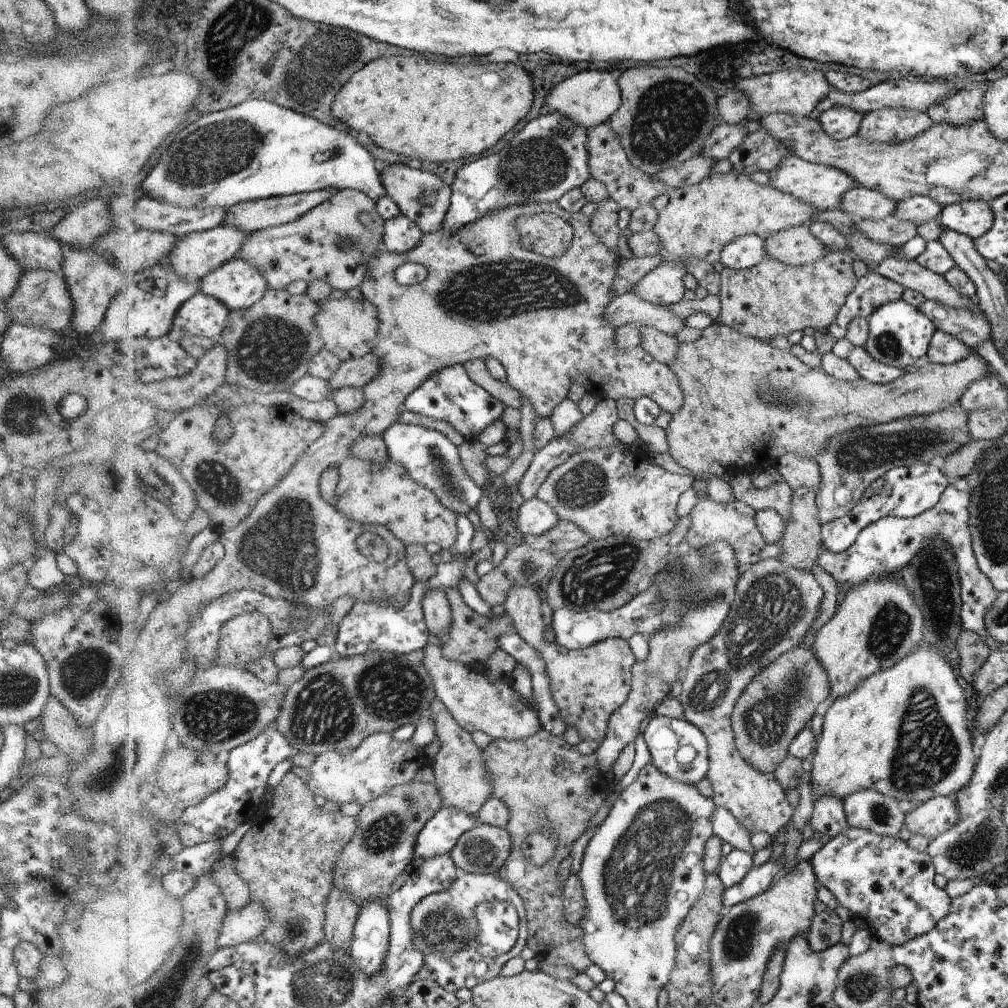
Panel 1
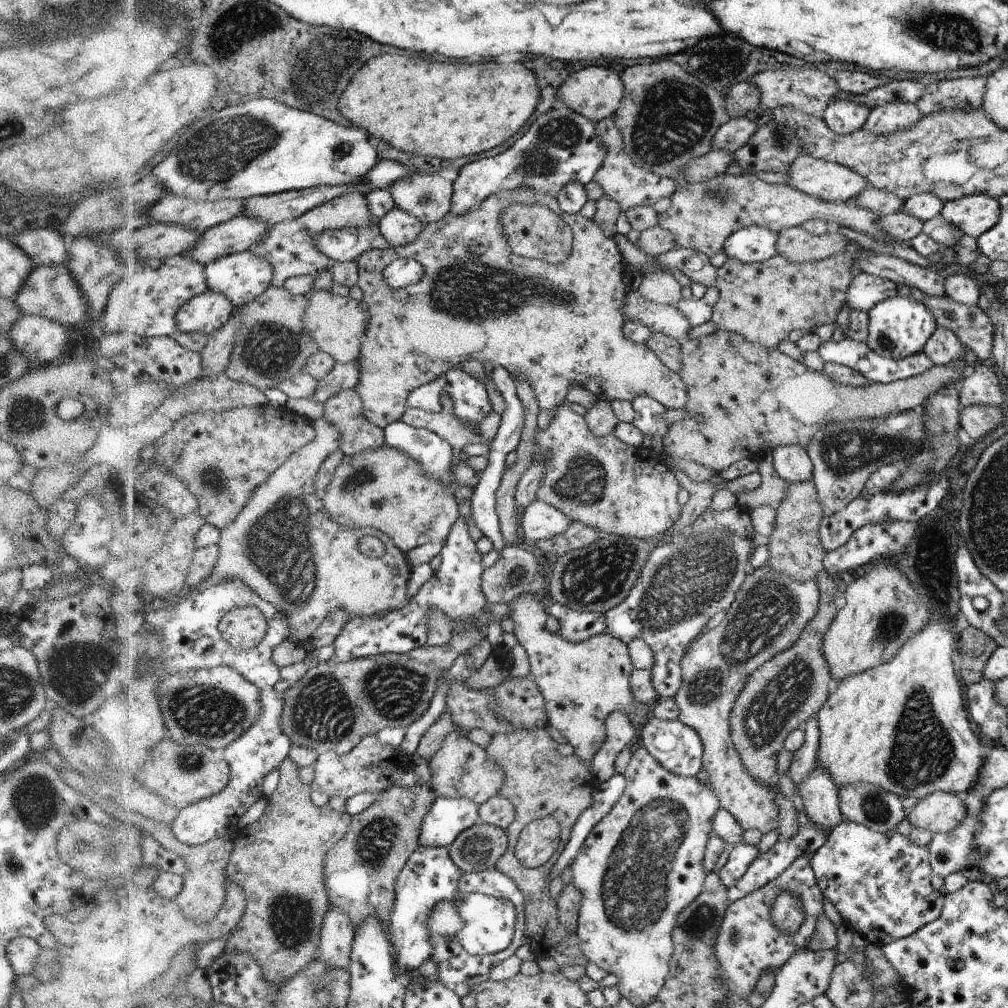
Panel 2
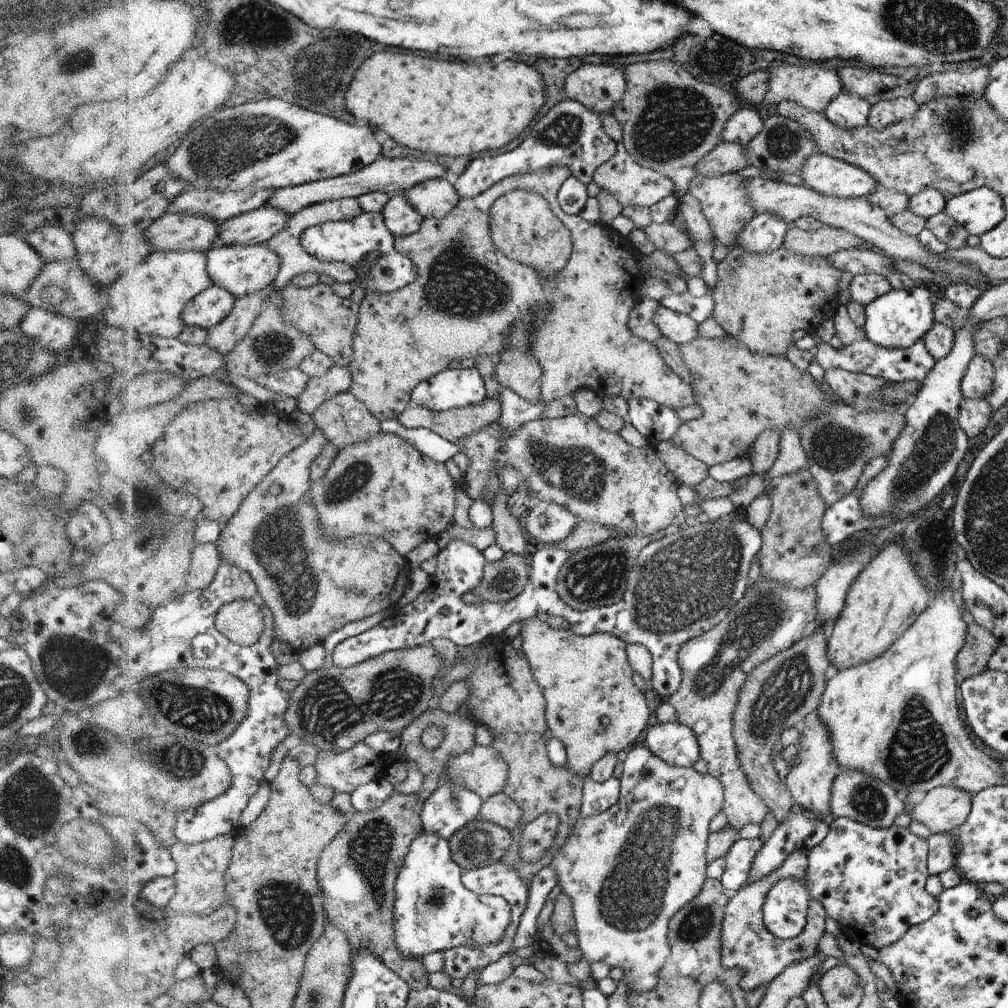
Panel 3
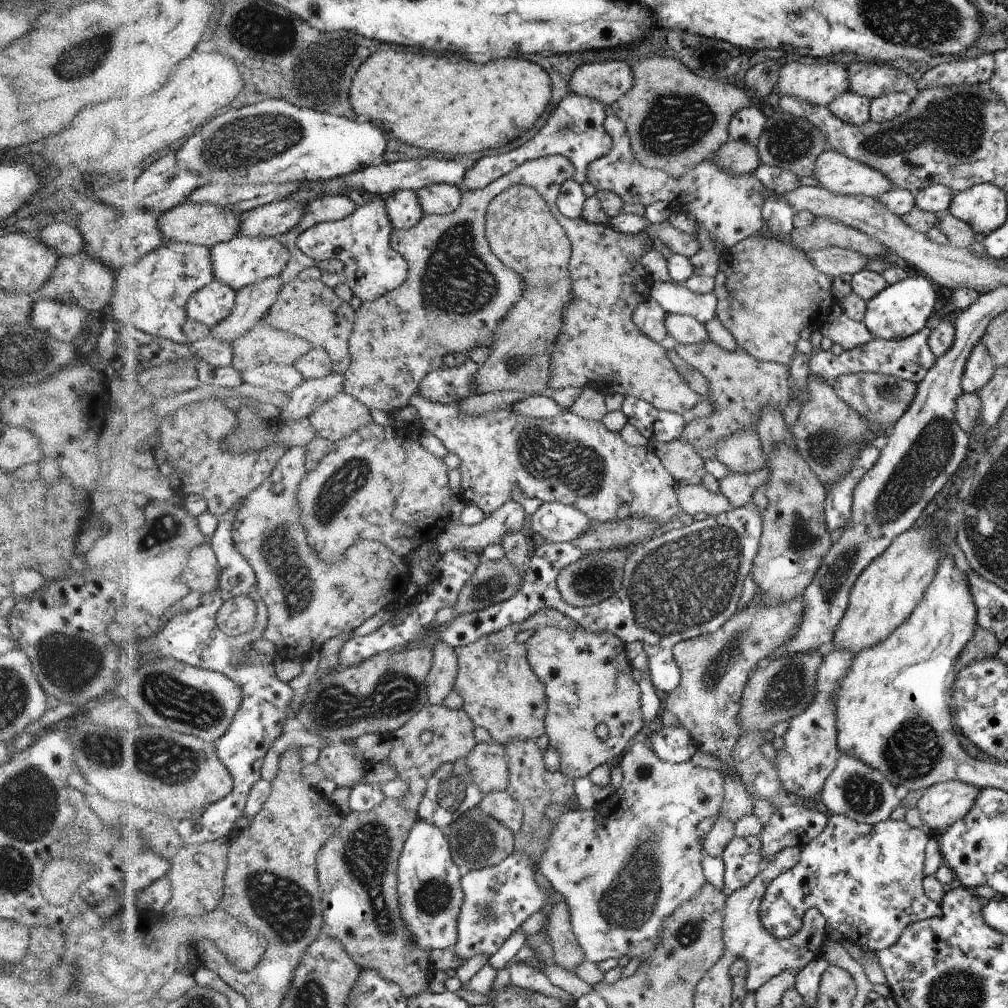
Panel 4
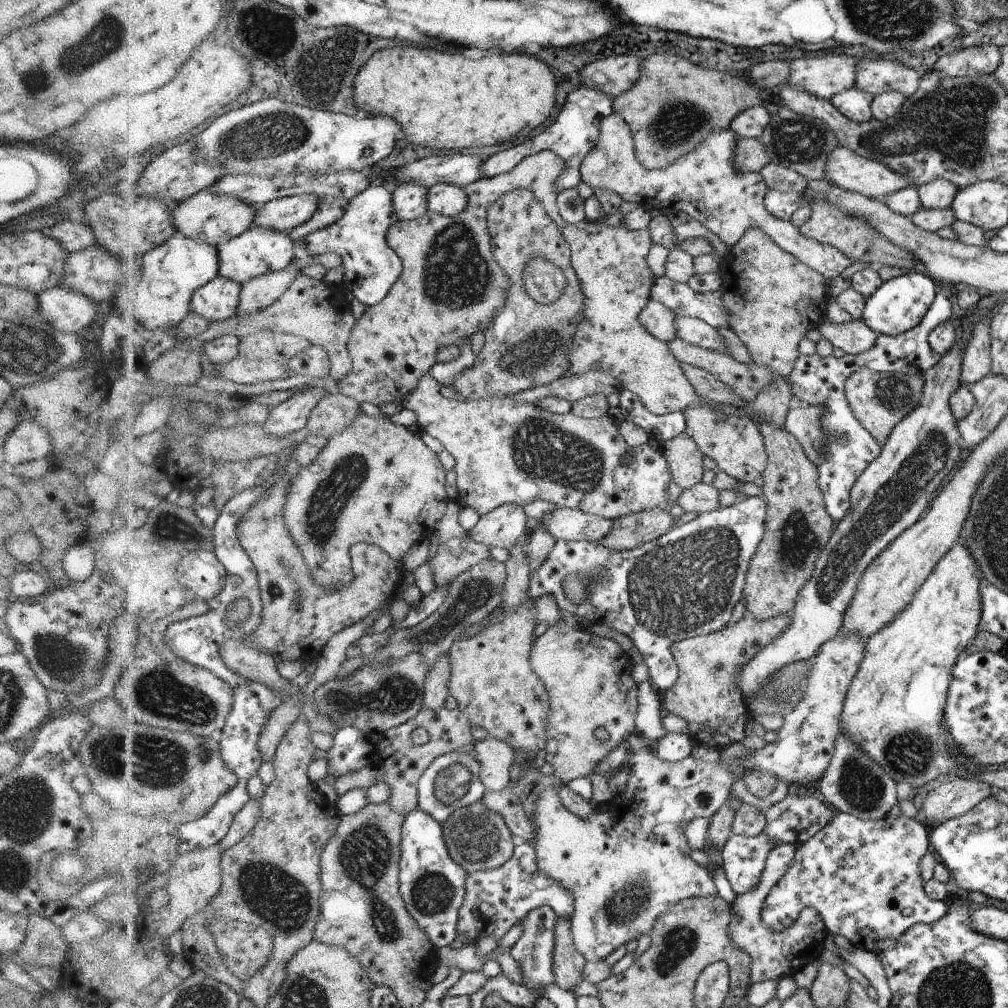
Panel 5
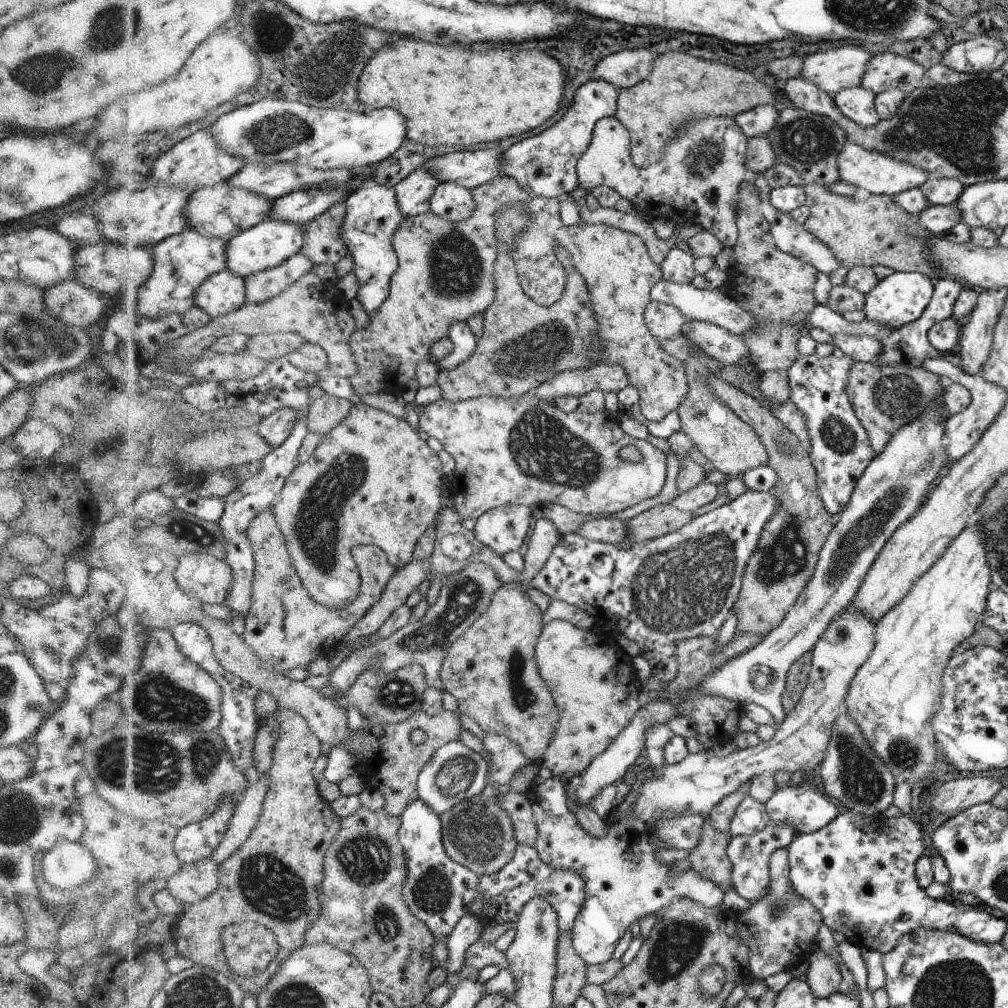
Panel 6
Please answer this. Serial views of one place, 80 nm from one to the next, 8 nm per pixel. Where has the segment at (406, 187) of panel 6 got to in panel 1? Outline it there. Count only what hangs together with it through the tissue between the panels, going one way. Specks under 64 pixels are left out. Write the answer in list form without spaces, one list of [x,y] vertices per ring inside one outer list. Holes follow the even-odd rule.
[[[400,214],[384,222],[384,248],[391,253],[403,255],[419,246],[424,232],[416,222]]]

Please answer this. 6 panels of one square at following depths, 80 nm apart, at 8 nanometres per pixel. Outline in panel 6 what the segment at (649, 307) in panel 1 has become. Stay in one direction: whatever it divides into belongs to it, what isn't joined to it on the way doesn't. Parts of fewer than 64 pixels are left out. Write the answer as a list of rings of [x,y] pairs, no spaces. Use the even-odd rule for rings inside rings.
[[[696,319],[692,322],[686,320],[682,334],[686,334],[706,355],[721,365],[739,365],[742,358],[751,356],[751,348],[742,335],[728,332],[719,325]]]

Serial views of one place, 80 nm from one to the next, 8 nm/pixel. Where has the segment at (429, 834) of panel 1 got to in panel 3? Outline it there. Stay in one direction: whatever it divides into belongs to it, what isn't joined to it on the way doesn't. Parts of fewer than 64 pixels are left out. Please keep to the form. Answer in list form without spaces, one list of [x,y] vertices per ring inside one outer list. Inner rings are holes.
[[[439,780],[439,787],[424,802],[422,830],[439,834],[440,837],[444,837],[449,841],[449,838],[457,830],[478,818],[481,804],[481,798],[471,790],[456,787],[453,781],[446,783],[444,780]]]

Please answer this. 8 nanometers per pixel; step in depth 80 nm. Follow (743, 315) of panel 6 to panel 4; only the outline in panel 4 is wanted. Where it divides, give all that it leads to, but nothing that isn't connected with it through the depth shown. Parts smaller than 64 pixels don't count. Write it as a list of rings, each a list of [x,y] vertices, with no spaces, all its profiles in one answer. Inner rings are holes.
[[[654,281],[650,298],[666,313],[694,316],[704,325],[718,318],[718,298],[713,293],[694,294],[682,283]]]

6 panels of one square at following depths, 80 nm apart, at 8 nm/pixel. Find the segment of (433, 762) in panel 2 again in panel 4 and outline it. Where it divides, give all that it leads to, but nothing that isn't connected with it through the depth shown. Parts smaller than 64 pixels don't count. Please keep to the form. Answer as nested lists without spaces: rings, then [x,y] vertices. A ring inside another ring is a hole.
[[[497,741],[480,743],[465,760],[472,780],[483,796],[509,790],[510,758],[505,745]]]

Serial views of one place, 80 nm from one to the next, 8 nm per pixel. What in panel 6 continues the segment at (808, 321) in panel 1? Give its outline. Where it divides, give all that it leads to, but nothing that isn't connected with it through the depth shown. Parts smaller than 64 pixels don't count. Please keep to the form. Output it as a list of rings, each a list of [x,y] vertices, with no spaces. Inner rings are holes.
[[[742,183],[741,192],[745,218],[738,220],[739,239],[733,247],[736,266],[726,272],[729,280],[723,288],[756,320],[756,326],[742,335],[751,348],[751,364],[756,371],[762,374],[772,370],[789,370],[799,359],[800,324],[818,304],[814,298],[818,271],[814,265],[778,250],[766,221],[751,215],[750,210],[757,204],[754,184]]]

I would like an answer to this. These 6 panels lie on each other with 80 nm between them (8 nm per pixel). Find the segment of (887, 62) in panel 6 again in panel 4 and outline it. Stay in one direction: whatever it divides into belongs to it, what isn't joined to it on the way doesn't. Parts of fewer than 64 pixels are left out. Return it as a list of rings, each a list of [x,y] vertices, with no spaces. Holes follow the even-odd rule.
[[[874,61],[848,63],[847,68],[850,89],[872,100],[886,94],[900,93],[902,86],[910,82],[904,72],[880,66],[880,63]]]

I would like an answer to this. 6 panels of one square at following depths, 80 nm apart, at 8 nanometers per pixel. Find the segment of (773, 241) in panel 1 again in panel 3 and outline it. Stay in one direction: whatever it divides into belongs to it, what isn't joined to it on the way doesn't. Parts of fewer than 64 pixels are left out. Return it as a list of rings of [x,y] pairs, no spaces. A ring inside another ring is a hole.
[[[822,225],[815,231],[804,231],[790,226],[786,231],[783,247],[792,254],[805,257],[830,257],[837,251],[865,246],[865,242],[855,233]]]

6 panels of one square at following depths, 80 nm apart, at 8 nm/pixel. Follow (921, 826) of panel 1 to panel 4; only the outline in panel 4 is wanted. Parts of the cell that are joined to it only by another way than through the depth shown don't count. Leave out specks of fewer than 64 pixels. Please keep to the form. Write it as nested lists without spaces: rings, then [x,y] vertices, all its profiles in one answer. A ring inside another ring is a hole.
[[[949,781],[930,787],[917,805],[923,827],[934,835],[951,828],[956,820],[963,820],[971,812],[982,792],[975,785],[963,784],[962,781]]]

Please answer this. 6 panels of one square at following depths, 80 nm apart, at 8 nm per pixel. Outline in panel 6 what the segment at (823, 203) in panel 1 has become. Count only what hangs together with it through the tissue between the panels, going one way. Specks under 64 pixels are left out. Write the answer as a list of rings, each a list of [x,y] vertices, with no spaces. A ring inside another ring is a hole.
[[[850,141],[842,147],[837,156],[837,167],[839,180],[844,180],[856,188],[868,190],[871,195],[891,196],[898,195],[902,191],[911,188],[921,187],[928,180],[928,174],[924,170],[908,164],[907,162],[896,161],[884,153],[868,151],[863,146],[851,143]]]

